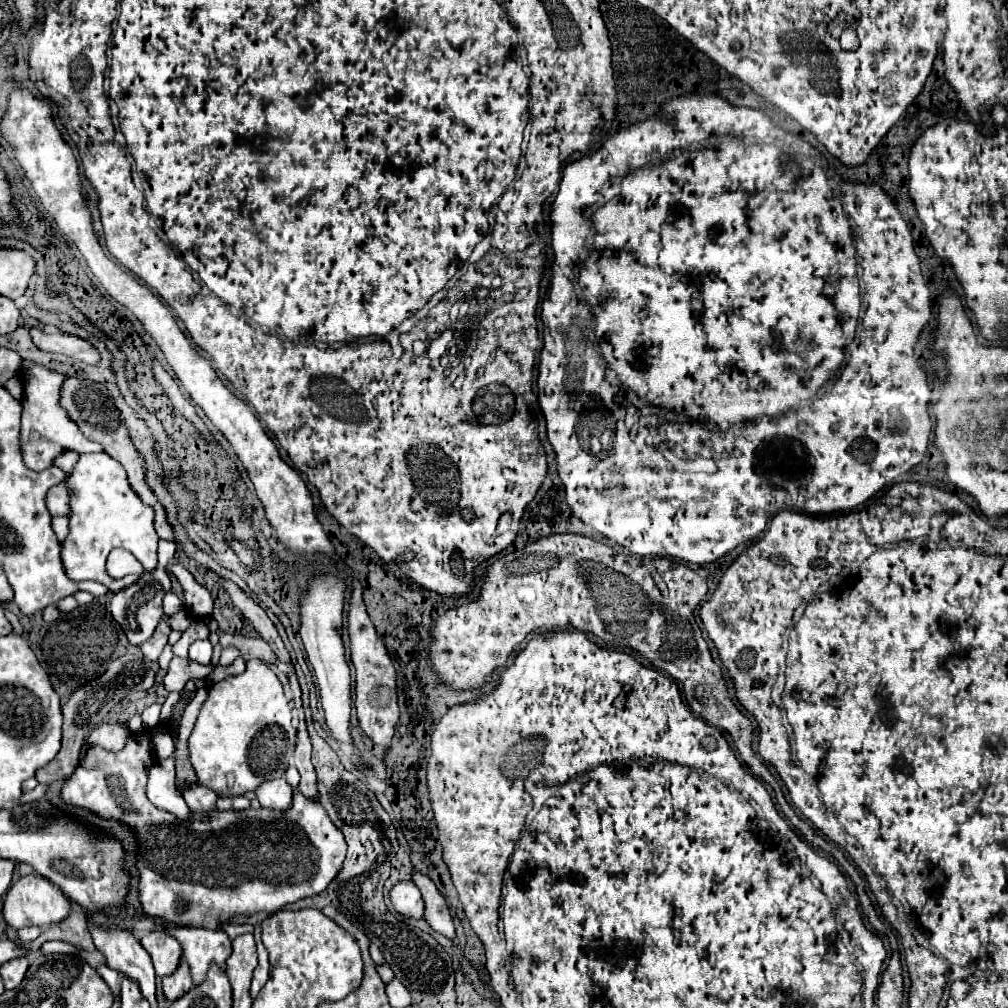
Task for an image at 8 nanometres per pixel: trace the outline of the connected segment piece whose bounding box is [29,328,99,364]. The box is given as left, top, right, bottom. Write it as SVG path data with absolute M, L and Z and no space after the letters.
M29 328L29 334L33 338L33 344L39 350L67 354L67 356L73 356L73 358L77 358L81 362L87 362L87 364L97 364L99 362L99 352L89 342L85 342L85 340L81 340L77 336L63 334L63 332L45 334L45 332L37 330L37 328Z

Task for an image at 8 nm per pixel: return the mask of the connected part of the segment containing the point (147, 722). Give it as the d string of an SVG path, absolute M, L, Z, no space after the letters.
M151 704L141 712L143 718L143 728L153 728L159 722L159 714L161 714L161 704Z

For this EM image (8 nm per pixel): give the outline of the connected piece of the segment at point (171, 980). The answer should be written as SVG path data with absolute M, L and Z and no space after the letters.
M181 958L177 970L163 978L163 992L173 1002L179 996L183 996L183 992L187 992L187 988L191 988L191 986L193 986L193 980L191 980L189 964L185 962L185 958Z

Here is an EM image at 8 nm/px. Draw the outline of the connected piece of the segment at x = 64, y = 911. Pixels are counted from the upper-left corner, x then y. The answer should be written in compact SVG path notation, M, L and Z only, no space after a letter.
M23 876L17 884L13 884L7 890L7 896L3 902L3 918L15 930L25 928L25 926L47 928L47 926L57 924L63 918L67 918L69 908L71 908L69 898L65 898L65 894L59 888L55 888L49 880L45 880L41 876Z

